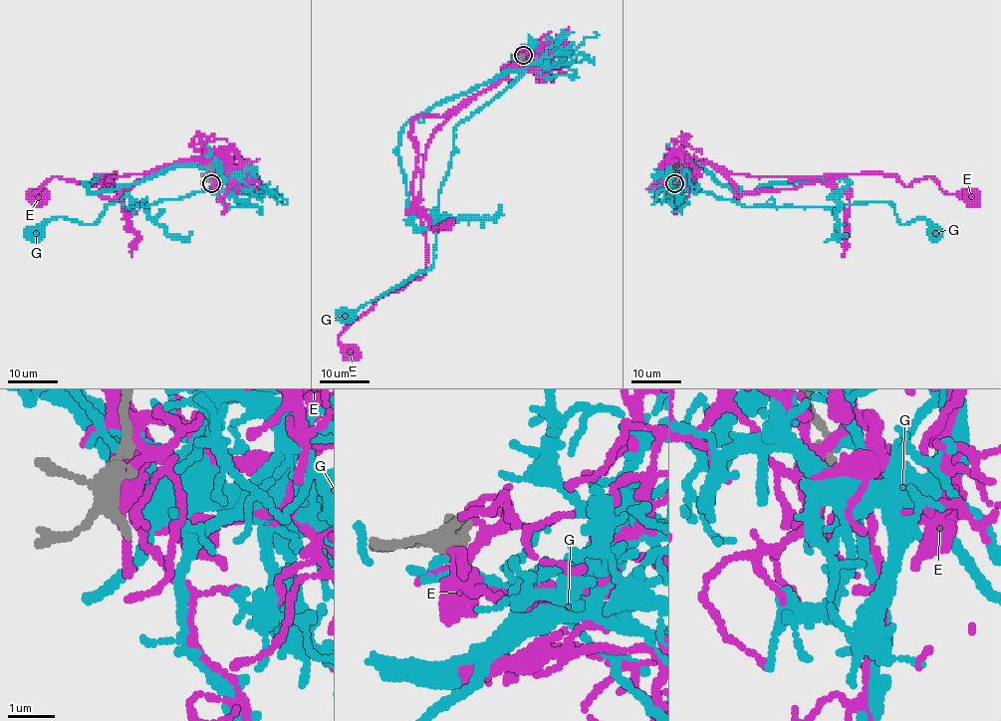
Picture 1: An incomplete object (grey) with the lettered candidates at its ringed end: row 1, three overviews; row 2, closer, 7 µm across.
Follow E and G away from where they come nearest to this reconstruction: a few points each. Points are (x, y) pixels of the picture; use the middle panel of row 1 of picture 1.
E: (523, 55), (433, 132), (425, 152), (418, 202), (426, 271), (383, 294), (348, 327), (339, 344), (350, 353)
G: (521, 59), (528, 64), (528, 69), (455, 127), (448, 171), (438, 192), (433, 263), (426, 270), (344, 315)

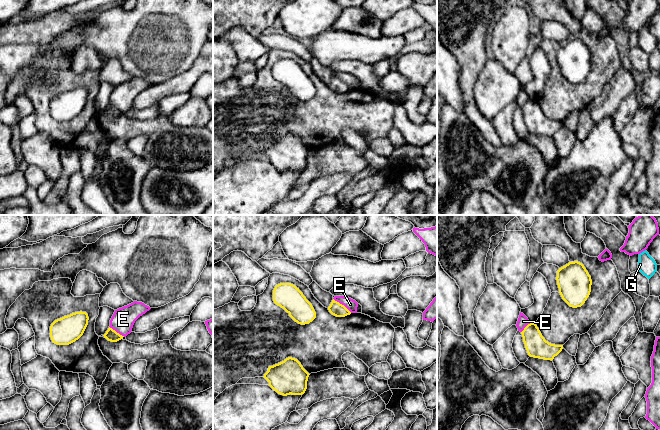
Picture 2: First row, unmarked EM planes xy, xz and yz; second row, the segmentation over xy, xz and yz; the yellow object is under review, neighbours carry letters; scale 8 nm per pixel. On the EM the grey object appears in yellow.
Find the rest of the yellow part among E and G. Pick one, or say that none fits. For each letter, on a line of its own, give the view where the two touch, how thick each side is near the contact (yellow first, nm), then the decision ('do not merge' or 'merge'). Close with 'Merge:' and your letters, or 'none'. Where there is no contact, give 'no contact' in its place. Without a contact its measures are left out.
E: contact in xz; calibres 110 and 90 nm; do not merge
G: no contact; do not merge
Merge: none

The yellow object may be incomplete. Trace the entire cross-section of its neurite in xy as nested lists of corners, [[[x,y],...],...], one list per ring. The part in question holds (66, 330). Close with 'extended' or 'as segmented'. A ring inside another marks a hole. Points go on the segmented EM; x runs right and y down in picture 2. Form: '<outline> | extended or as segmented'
[[[75,312],[55,320],[50,326],[50,337],[57,345],[69,345],[78,340],[88,325],[86,312]]] | as segmented

